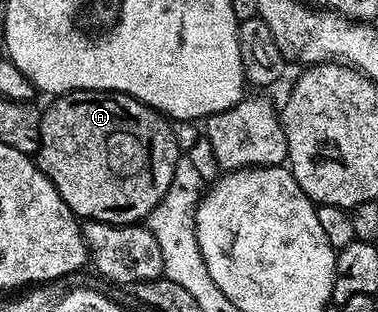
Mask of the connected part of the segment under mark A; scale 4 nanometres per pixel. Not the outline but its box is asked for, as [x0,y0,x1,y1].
[35,92,179,224]

